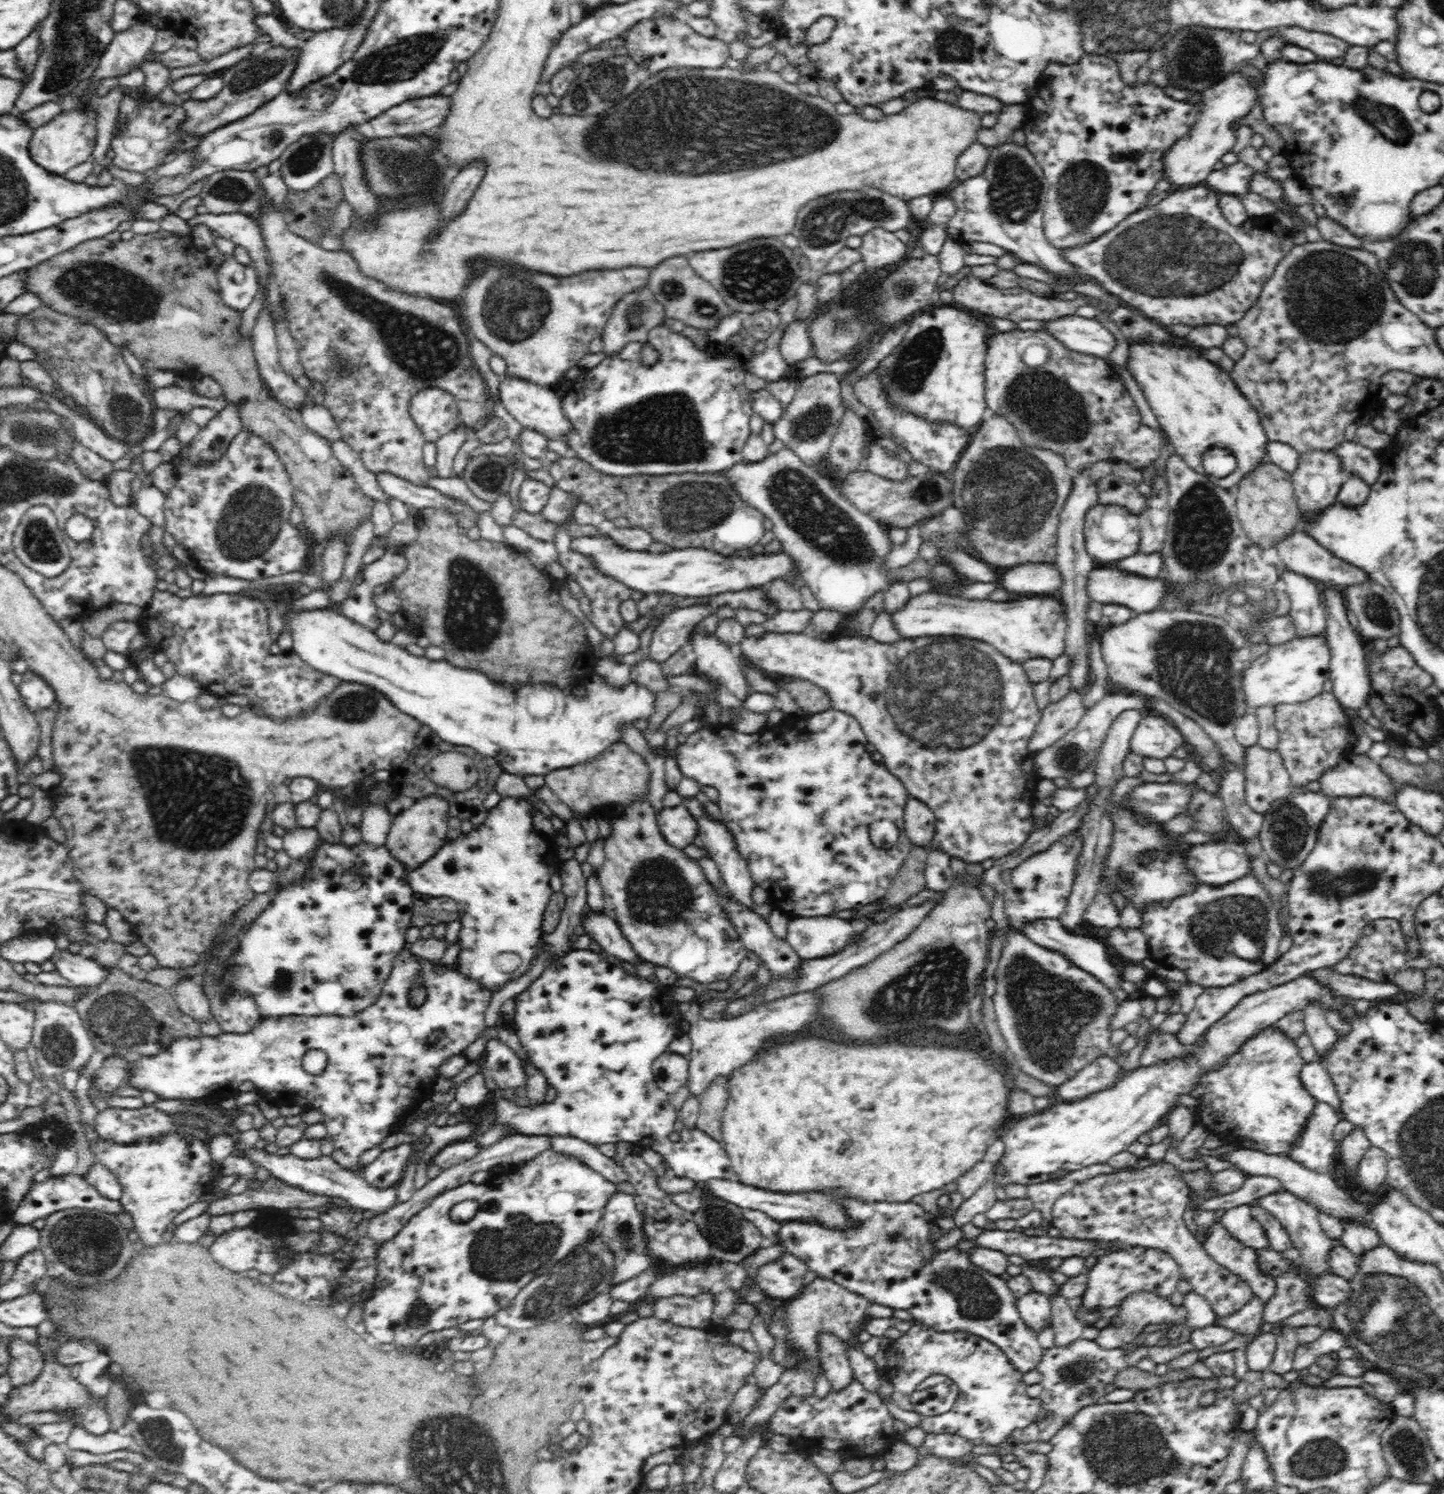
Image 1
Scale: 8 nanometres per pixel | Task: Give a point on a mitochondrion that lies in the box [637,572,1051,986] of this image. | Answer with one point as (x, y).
(945, 697)

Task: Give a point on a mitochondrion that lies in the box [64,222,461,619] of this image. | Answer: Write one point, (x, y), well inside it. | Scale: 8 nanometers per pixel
(241, 539)

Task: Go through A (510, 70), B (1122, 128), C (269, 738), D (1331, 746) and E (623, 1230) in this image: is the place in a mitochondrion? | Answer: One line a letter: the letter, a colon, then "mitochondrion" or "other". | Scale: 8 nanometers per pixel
A: other
B: other
C: other
D: other
E: mitochondrion

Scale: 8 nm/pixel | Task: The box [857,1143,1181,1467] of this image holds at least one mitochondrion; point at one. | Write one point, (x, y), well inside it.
(973, 1297)

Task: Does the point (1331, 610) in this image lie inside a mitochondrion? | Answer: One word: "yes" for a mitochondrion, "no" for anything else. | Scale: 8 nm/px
no

